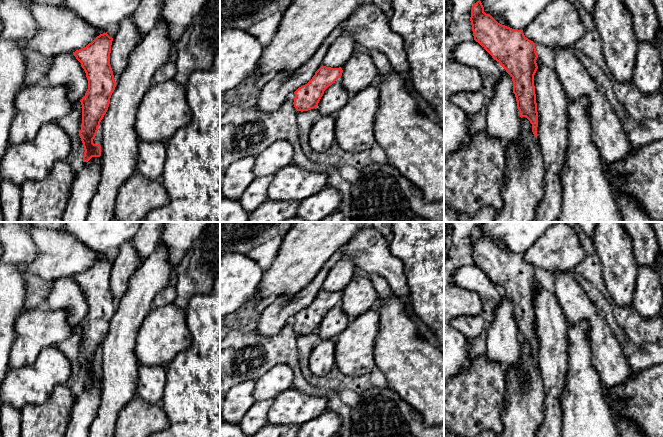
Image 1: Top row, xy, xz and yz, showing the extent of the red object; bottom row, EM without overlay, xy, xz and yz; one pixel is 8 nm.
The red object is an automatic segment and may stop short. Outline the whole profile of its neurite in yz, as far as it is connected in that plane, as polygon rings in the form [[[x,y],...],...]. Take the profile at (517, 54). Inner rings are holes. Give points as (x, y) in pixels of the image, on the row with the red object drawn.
[[[480,0],[472,6],[470,21],[474,40],[512,77],[519,115],[530,121],[537,138],[538,112],[534,86],[534,75],[538,69],[536,44],[526,38],[522,30],[502,25],[486,14]]]

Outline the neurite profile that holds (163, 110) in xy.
[[[174,79],[153,84],[137,110],[135,130],[139,141],[137,172],[147,180],[160,180],[166,161],[166,144],[191,120],[185,87]]]

